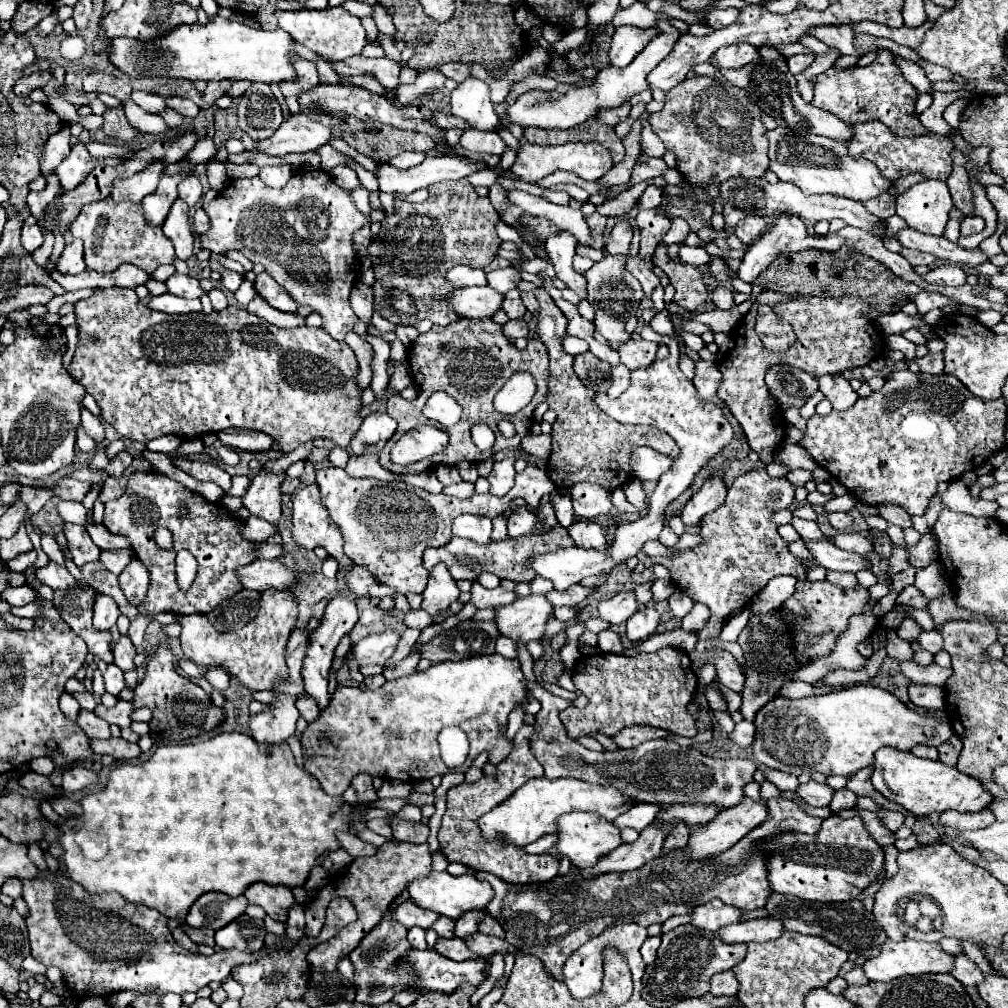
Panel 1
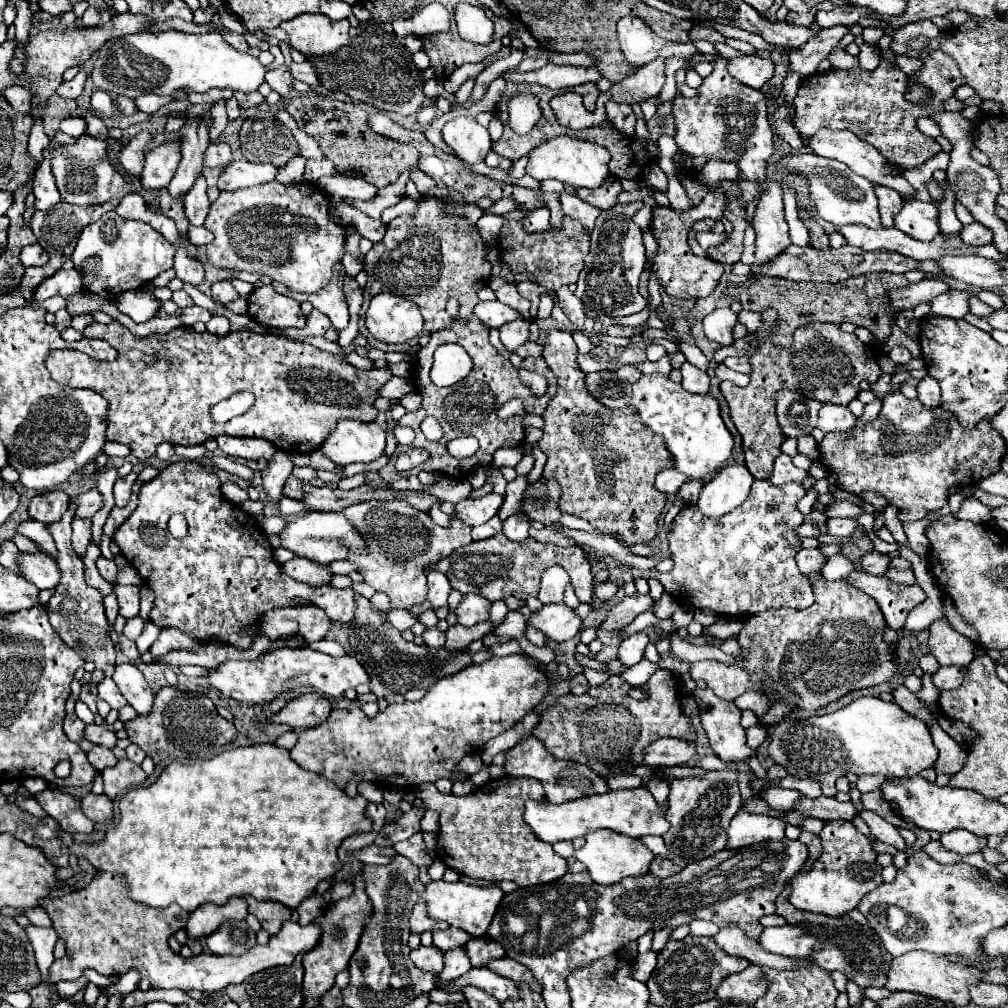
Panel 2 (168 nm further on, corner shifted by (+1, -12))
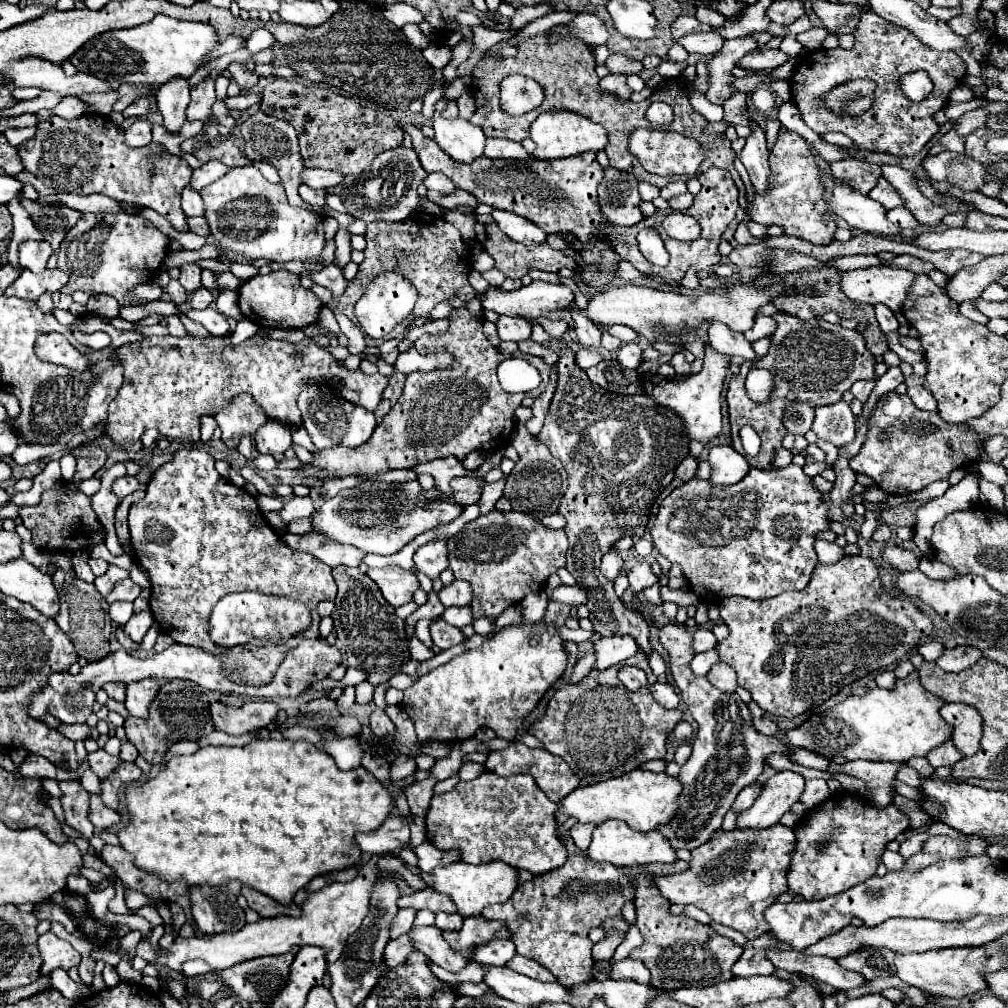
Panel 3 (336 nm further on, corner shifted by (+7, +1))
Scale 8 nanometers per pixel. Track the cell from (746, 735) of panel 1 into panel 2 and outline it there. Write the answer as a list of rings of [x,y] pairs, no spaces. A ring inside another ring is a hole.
[[[754,725],[754,727],[750,727],[750,729],[746,729],[746,735],[748,735],[748,745],[750,747],[760,747],[764,741],[766,741],[766,729],[762,727],[762,725]]]

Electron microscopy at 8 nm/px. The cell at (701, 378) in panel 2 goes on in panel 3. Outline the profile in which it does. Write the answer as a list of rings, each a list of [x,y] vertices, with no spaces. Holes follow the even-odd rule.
[[[674,354],[674,358],[670,360],[670,364],[674,366],[676,374],[690,374],[692,372],[692,366],[686,362],[686,358],[682,354]]]

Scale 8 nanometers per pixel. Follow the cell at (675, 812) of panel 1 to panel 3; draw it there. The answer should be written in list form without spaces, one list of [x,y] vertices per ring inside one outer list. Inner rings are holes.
[[[666,624],[660,630],[660,642],[670,654],[670,672],[674,684],[678,686],[682,700],[700,728],[692,744],[692,756],[680,766],[678,780],[682,784],[682,794],[678,796],[678,810],[670,824],[658,826],[656,830],[664,834],[676,850],[694,850],[712,838],[712,820],[724,820],[724,814],[734,804],[738,792],[760,776],[764,758],[772,752],[784,754],[786,744],[776,736],[762,736],[754,730],[750,710],[738,698],[738,694],[722,692],[714,688],[708,678],[692,674],[688,666],[694,656],[694,650],[690,648],[690,632],[686,632],[682,626]]]

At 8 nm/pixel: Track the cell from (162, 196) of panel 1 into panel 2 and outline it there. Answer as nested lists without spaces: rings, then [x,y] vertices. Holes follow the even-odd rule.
[[[190,117],[180,129],[180,135],[182,135],[180,137],[182,139],[182,161],[178,165],[174,179],[168,185],[168,191],[172,197],[178,197],[190,191],[196,177],[202,173],[204,151],[210,143],[208,123],[204,123],[200,117]]]

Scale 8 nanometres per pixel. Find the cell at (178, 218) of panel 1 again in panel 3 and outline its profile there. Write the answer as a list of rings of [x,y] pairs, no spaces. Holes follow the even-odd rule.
[[[190,262],[190,264],[182,264],[180,266],[180,284],[186,288],[186,292],[194,292],[198,290],[200,284],[200,268],[198,264]]]

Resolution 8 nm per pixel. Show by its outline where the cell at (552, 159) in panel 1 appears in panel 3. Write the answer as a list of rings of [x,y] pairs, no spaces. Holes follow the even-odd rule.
[[[562,110],[540,114],[536,118],[536,122],[532,124],[530,138],[536,142],[536,150],[532,154],[536,160],[556,160],[556,158],[578,156],[584,152],[600,152],[600,150],[604,150],[604,146],[608,142],[606,130],[602,126],[590,122],[588,118],[582,118],[572,112],[562,112]]]

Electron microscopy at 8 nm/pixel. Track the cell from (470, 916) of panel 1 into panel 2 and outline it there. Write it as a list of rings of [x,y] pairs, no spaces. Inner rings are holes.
[[[458,947],[454,951],[444,953],[444,971],[440,971],[440,975],[436,979],[440,979],[440,983],[448,983],[452,979],[458,979],[460,975],[470,971],[470,961],[466,955],[464,947]]]

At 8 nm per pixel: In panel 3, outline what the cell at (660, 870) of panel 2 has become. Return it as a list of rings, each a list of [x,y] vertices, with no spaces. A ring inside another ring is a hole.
[[[676,860],[672,864],[650,864],[636,866],[634,870],[626,868],[626,874],[636,880],[636,926],[644,936],[644,944],[636,948],[630,956],[646,964],[652,978],[650,984],[658,990],[678,990],[678,988],[702,988],[714,986],[718,982],[730,980],[730,968],[740,958],[742,946],[734,944],[730,938],[716,934],[710,926],[700,924],[698,920],[686,918],[684,914],[672,916],[664,898],[654,890],[650,876],[666,876],[672,872],[686,870],[688,862]]]

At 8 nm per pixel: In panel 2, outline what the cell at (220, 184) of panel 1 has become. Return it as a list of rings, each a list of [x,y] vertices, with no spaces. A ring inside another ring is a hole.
[[[214,141],[214,143],[208,145],[208,149],[204,153],[204,167],[220,167],[220,169],[224,169],[230,161],[232,161],[232,149],[226,143]]]

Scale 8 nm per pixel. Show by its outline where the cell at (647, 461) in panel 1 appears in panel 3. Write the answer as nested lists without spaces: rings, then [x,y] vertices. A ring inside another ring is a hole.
[[[686,456],[686,458],[676,466],[674,476],[676,476],[676,478],[680,478],[682,482],[692,480],[692,476],[694,476],[696,468],[698,468],[698,460],[696,460],[696,458],[692,458],[692,456]]]

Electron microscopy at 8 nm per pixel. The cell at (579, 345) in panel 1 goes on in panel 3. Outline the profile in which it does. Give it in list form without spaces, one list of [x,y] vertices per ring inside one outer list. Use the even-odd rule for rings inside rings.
[[[580,348],[578,352],[576,352],[576,362],[578,362],[578,366],[582,368],[582,370],[588,370],[590,366],[596,366],[598,362],[602,362],[604,360],[604,356],[602,356],[602,352],[600,350],[596,350],[596,348]]]

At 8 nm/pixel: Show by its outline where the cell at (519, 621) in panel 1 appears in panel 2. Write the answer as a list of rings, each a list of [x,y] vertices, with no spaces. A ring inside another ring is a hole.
[[[566,603],[544,605],[538,613],[532,613],[528,625],[540,629],[548,639],[568,641],[582,629],[582,619]]]

